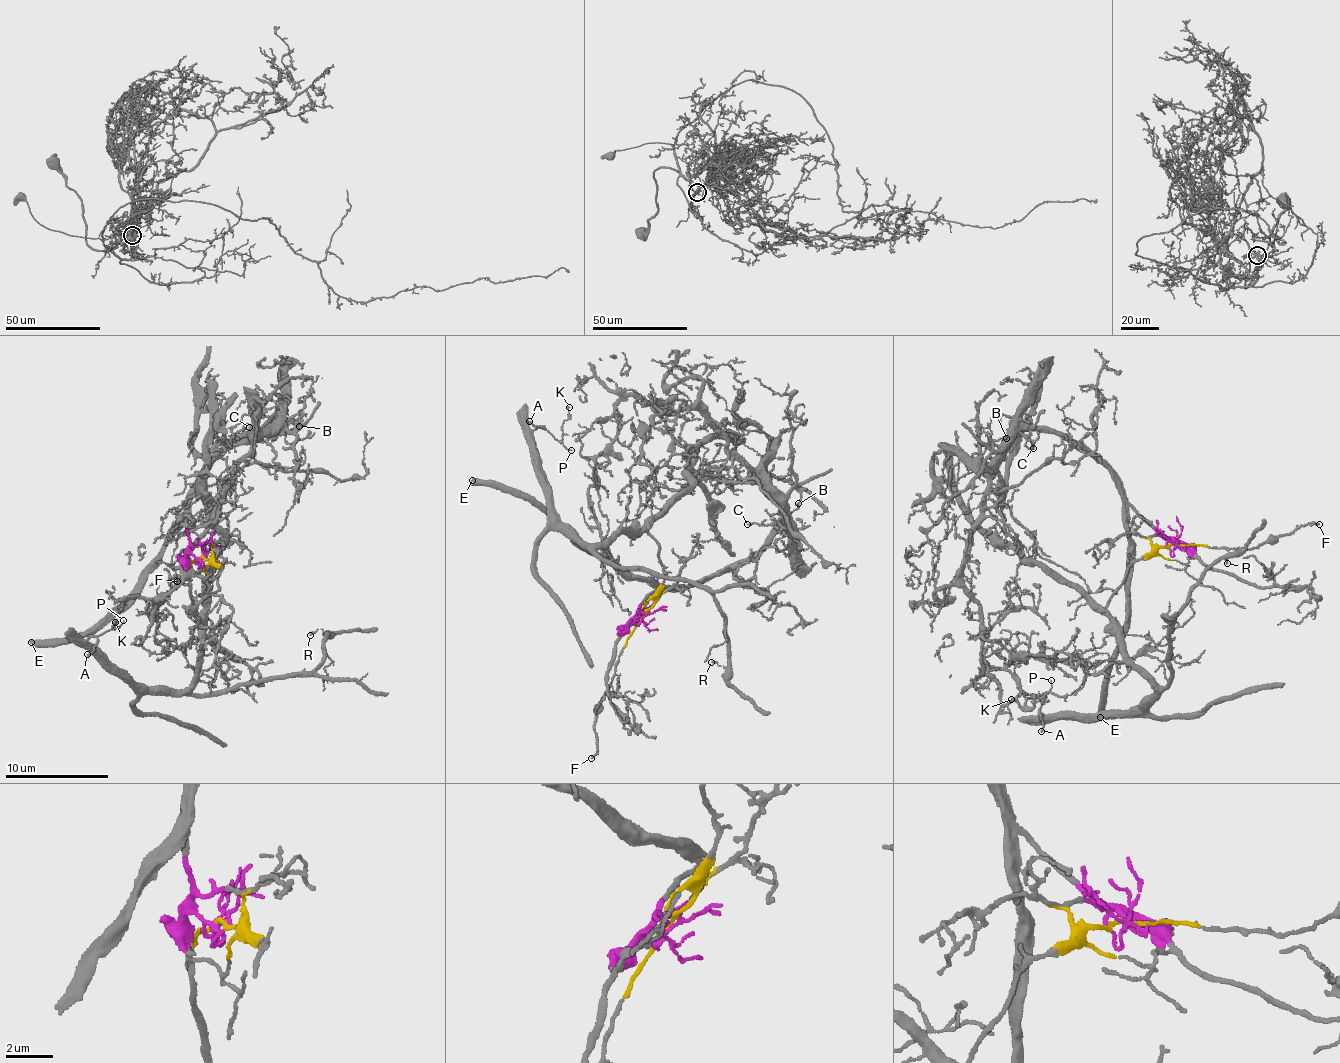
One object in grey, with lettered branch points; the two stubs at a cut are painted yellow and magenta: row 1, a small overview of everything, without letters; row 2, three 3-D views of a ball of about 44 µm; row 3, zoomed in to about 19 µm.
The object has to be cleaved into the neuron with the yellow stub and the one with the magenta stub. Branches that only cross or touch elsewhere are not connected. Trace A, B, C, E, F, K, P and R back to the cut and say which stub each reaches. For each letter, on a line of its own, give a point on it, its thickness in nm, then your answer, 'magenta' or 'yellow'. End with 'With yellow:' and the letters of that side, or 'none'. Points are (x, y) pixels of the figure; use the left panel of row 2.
A: at (87, 654); 130 nm thick; yellow
B: at (299, 426); 110 nm thick; magenta
C: at (249, 427); 140 nm thick; magenta
E: at (31, 642); 500 nm thick; magenta
F: at (177, 581); 170 nm thick; yellow
K: at (115, 622); 150 nm thick; yellow
P: at (123, 620); 100 nm thick; yellow
R: at (310, 635); 120 nm thick; yellow
With yellow: A, F, K, P, R

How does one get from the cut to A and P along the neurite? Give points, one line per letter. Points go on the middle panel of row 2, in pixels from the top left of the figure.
A: (643, 614), (664, 577), (657, 542), (635, 525), (590, 545), (550, 510), (533, 438), (541, 426), (528, 421)
P: (643, 614), (664, 577), (657, 542), (635, 525), (590, 545), (550, 510), (533, 431), (541, 426), (572, 451)

